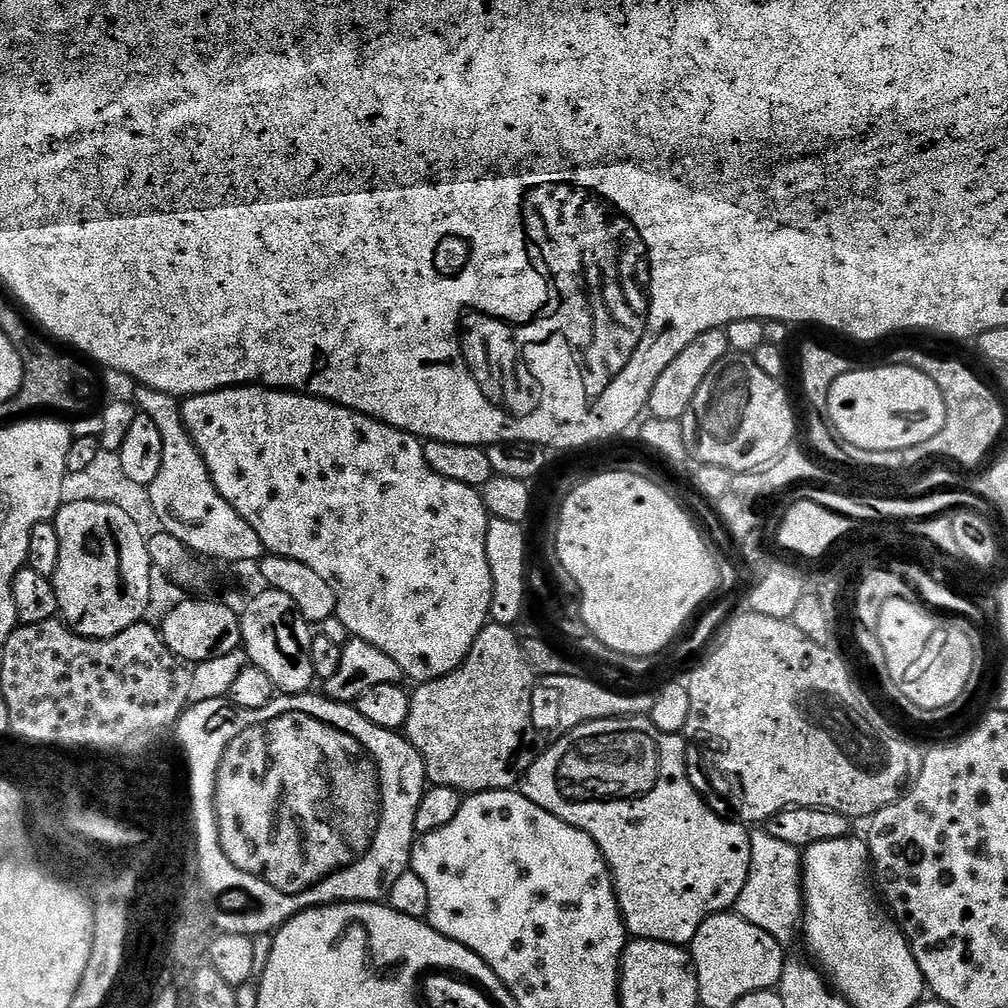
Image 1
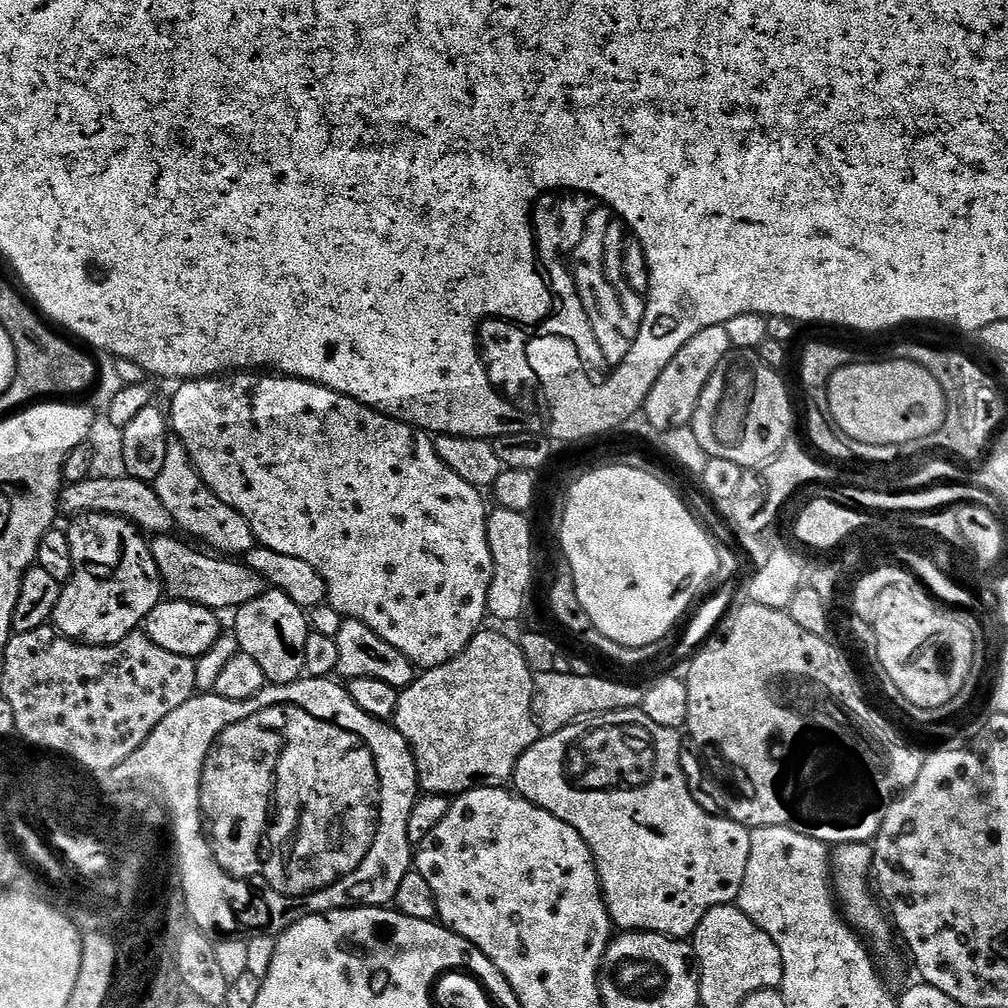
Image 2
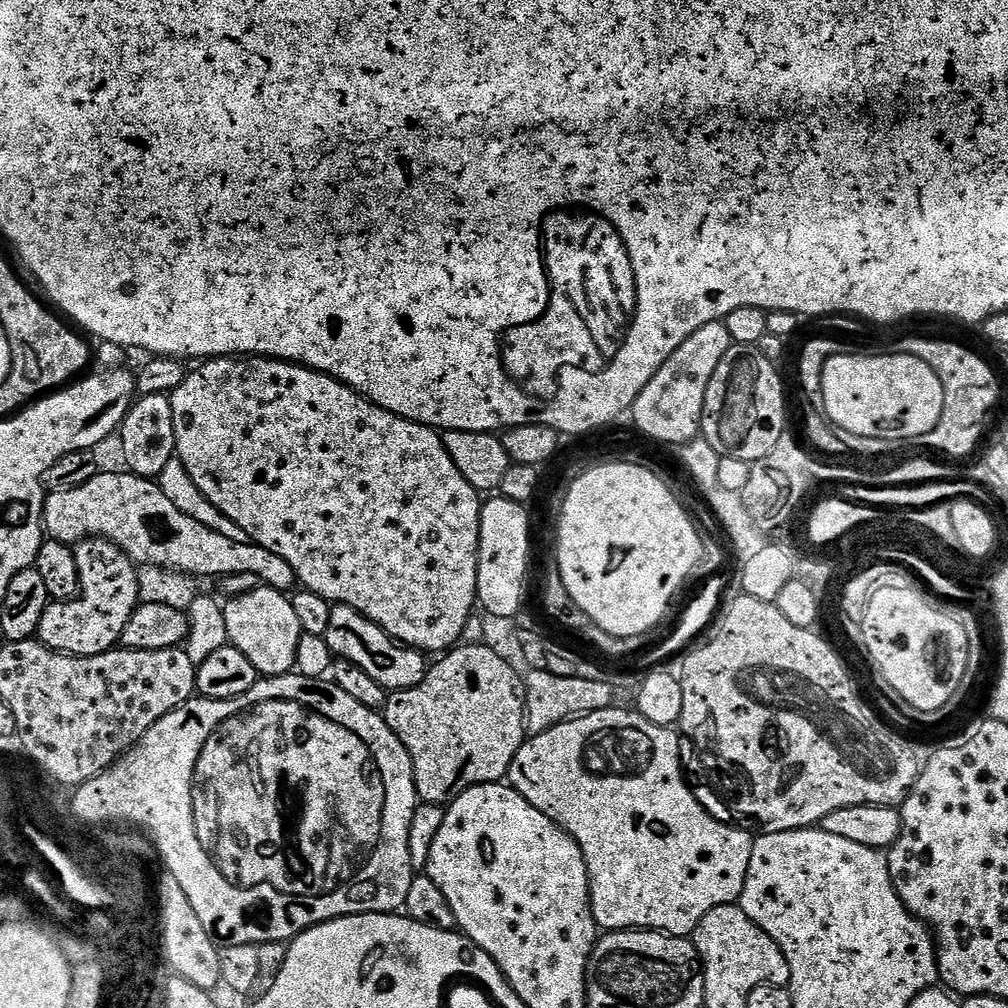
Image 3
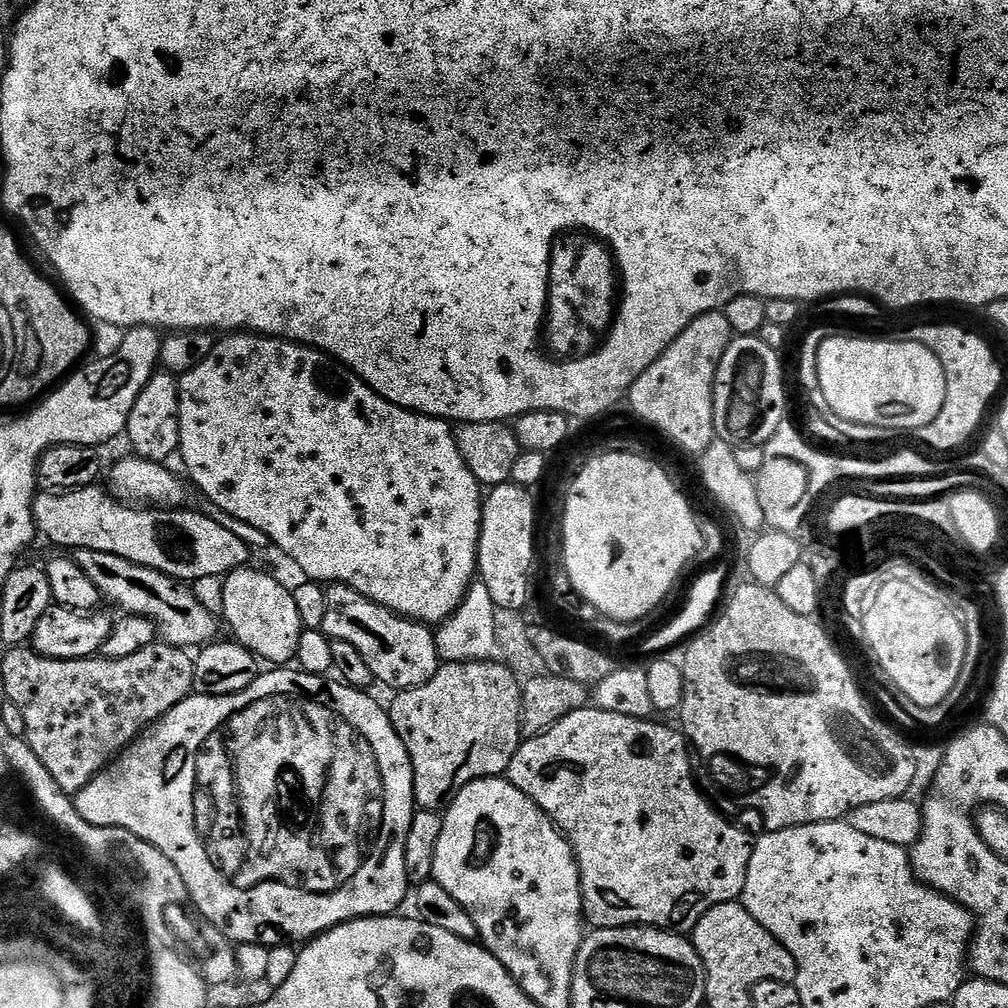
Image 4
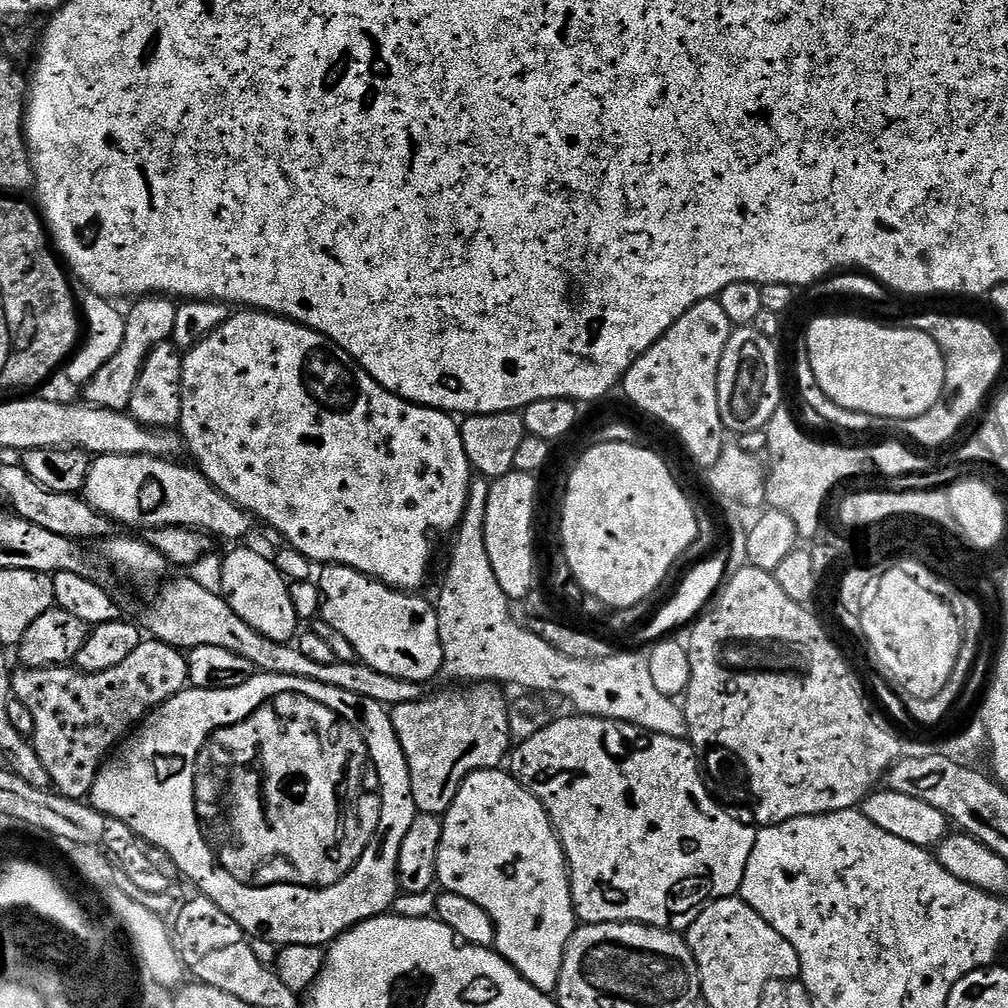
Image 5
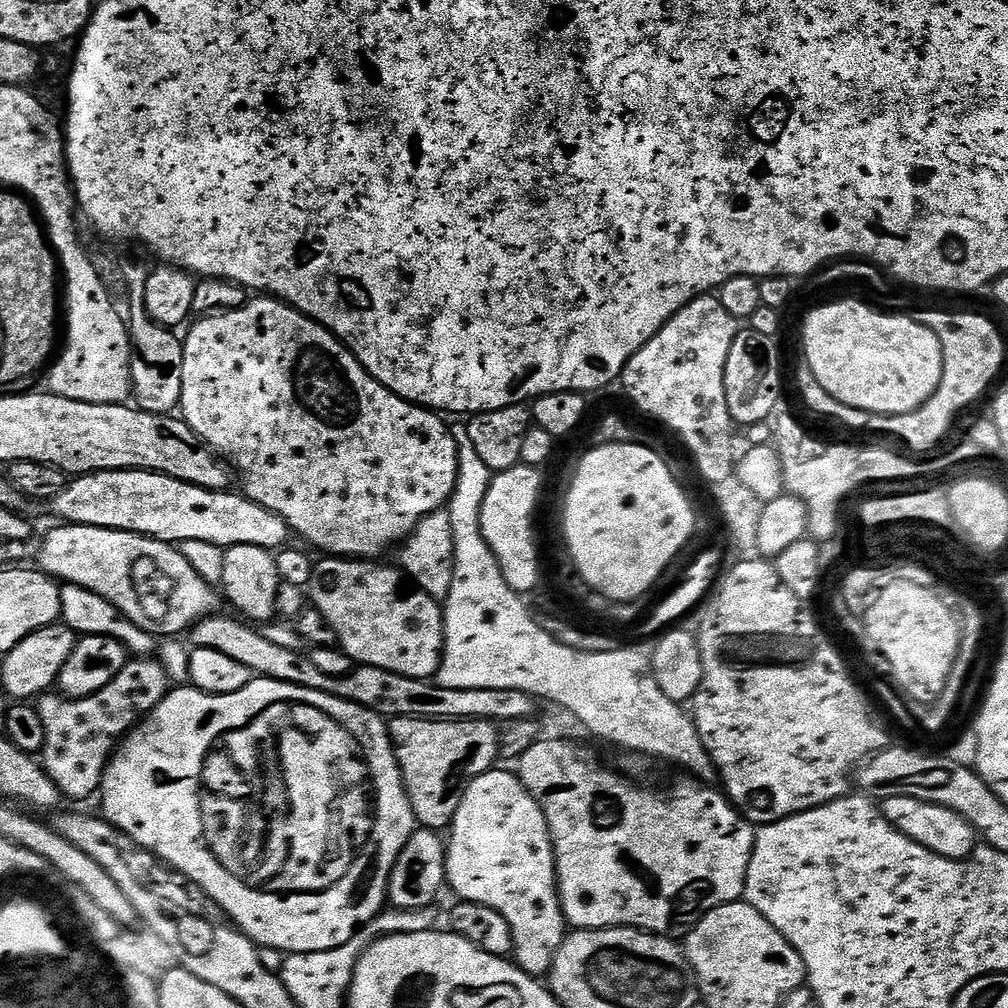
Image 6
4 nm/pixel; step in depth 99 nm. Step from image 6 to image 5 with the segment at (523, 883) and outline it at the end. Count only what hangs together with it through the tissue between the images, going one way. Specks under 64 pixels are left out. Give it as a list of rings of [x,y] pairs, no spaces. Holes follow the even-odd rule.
[[[487,768],[470,774],[462,782],[450,810],[444,813],[442,842],[438,846],[436,878],[445,892],[453,892],[480,906],[496,927],[495,951],[530,986],[540,992],[555,993],[560,984],[562,962],[568,943],[578,927],[572,905],[572,882],[568,879],[568,859],[550,818],[534,798],[507,771]]]

